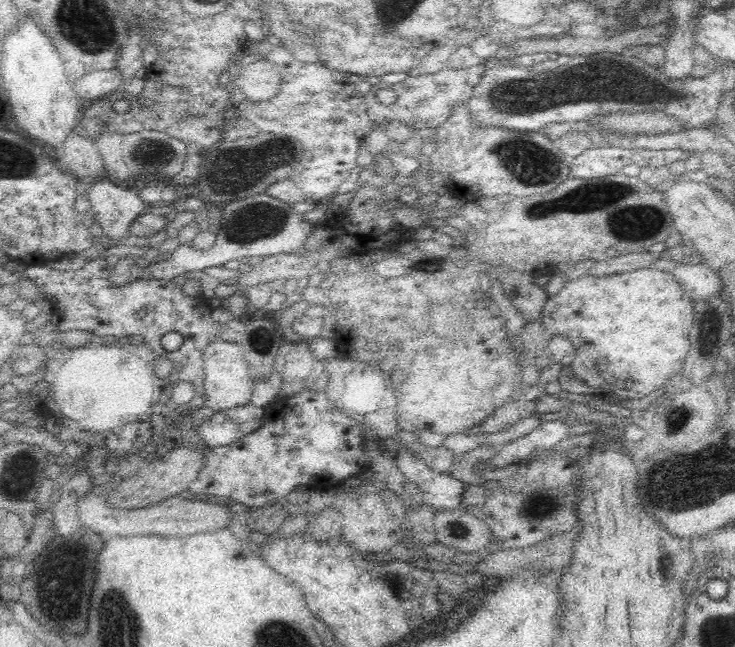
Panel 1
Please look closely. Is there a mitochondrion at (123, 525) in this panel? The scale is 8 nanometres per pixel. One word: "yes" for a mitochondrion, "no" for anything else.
no

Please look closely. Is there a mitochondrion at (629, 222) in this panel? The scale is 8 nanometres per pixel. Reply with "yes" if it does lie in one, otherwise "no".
yes

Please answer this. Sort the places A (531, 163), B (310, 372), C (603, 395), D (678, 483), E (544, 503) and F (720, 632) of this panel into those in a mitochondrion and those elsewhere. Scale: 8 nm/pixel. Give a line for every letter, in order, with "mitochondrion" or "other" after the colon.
A: mitochondrion
B: other
C: other
D: mitochondrion
E: mitochondrion
F: mitochondrion

